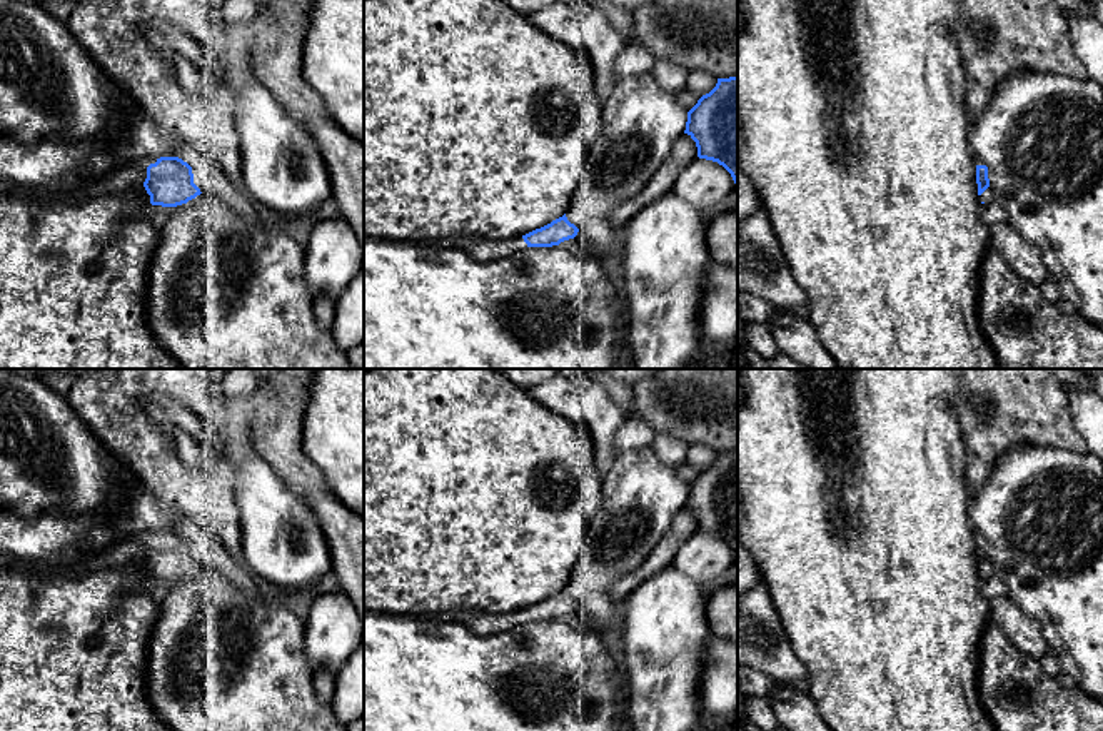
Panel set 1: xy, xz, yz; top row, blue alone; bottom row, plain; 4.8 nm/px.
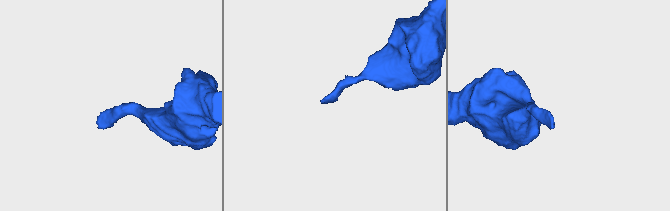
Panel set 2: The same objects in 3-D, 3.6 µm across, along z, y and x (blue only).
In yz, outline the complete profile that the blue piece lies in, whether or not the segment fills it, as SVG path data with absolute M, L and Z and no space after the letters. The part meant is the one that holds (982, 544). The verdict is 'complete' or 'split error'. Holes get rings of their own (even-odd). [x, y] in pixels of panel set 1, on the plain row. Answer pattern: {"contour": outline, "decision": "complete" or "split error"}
{"contour": "M975 529L975 537L976 537L976 557L978 557L978 569L981 576L993 576L993 566L990 561L990 552L988 552L988 541L985 536Z", "decision": "split error"}

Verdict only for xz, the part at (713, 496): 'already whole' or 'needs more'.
already whole

